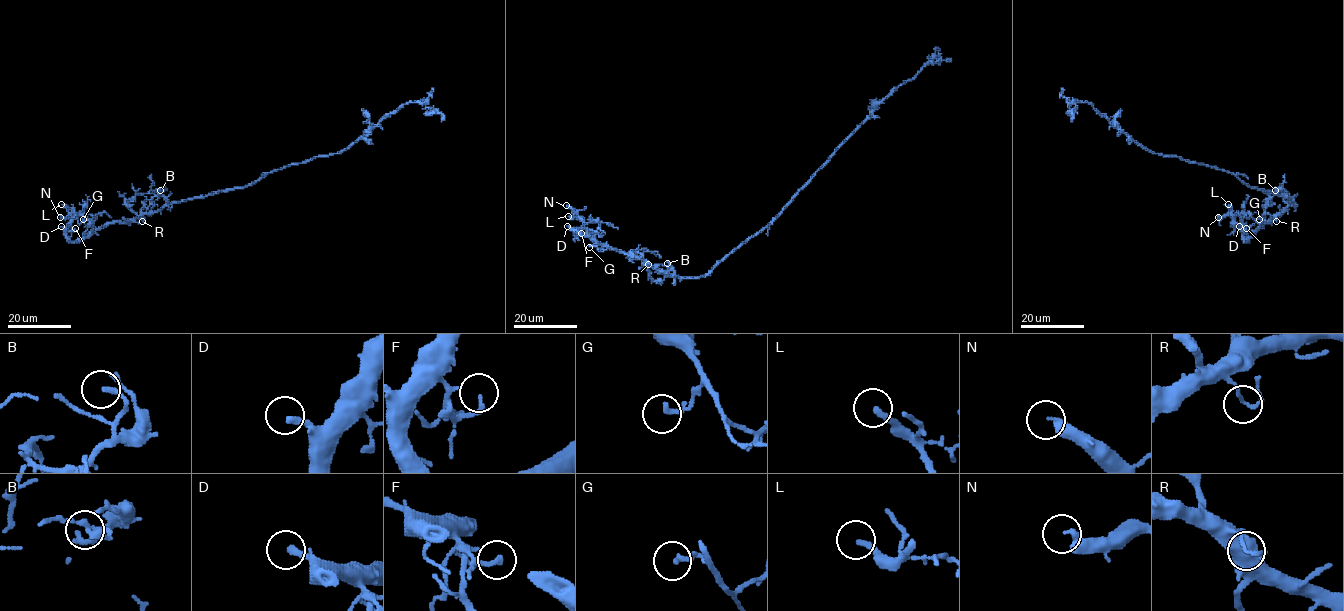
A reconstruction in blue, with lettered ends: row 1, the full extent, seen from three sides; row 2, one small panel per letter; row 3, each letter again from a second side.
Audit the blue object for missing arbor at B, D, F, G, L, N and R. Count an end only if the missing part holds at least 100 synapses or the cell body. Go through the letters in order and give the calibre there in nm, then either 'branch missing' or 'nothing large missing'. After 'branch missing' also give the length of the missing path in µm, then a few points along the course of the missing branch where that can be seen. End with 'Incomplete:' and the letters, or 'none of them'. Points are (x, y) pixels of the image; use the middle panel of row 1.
B: 200 nm thick; nothing large missing
D: 240 nm thick; branch missing; about 35 µm are missing; missing branch runs (567, 226), (550, 217), (524, 189)
F: 180 nm thick; nothing large missing
G: 190 nm thick; nothing large missing
L: 200 nm thick; nothing large missing
N: 280 nm thick; branch missing; about 25 µm are missing; missing branch runs (566, 205), (561, 204), (553, 196), (557, 198), (556, 194), (531, 174)
R: 110 nm thick; nothing large missing
Incomplete: D, N

